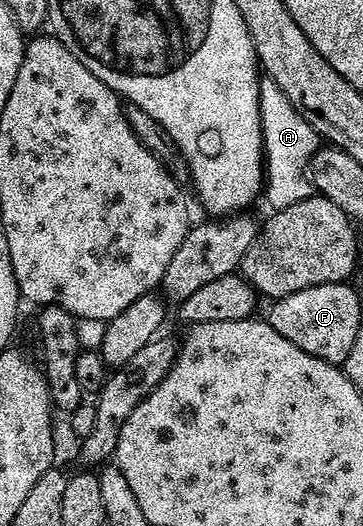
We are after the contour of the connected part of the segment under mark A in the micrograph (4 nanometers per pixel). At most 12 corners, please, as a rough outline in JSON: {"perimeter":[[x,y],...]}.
{"perimeter":[[259,79],[264,197],[275,210],[315,192],[321,139],[277,82]]}

